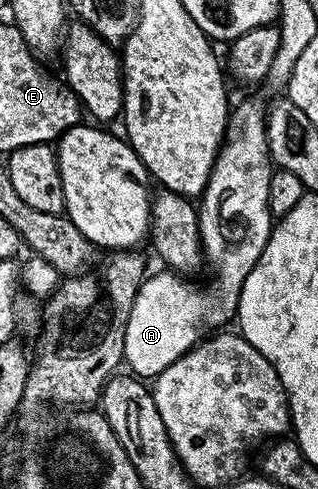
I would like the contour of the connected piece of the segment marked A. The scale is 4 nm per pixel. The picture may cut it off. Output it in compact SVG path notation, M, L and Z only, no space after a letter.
M243 102L230 111L227 132L223 145L211 169L207 187L197 202L199 212L199 240L206 265L211 265L215 279L204 290L198 290L186 282L186 277L175 272L144 277L129 312L129 324L125 328L125 348L123 362L132 375L143 380L153 380L169 364L173 364L183 354L188 354L212 332L218 331L239 312L239 293L245 284L245 276L253 272L253 264L261 256L271 235L273 219L269 212L269 180L273 163L267 143L267 110L259 102Z

